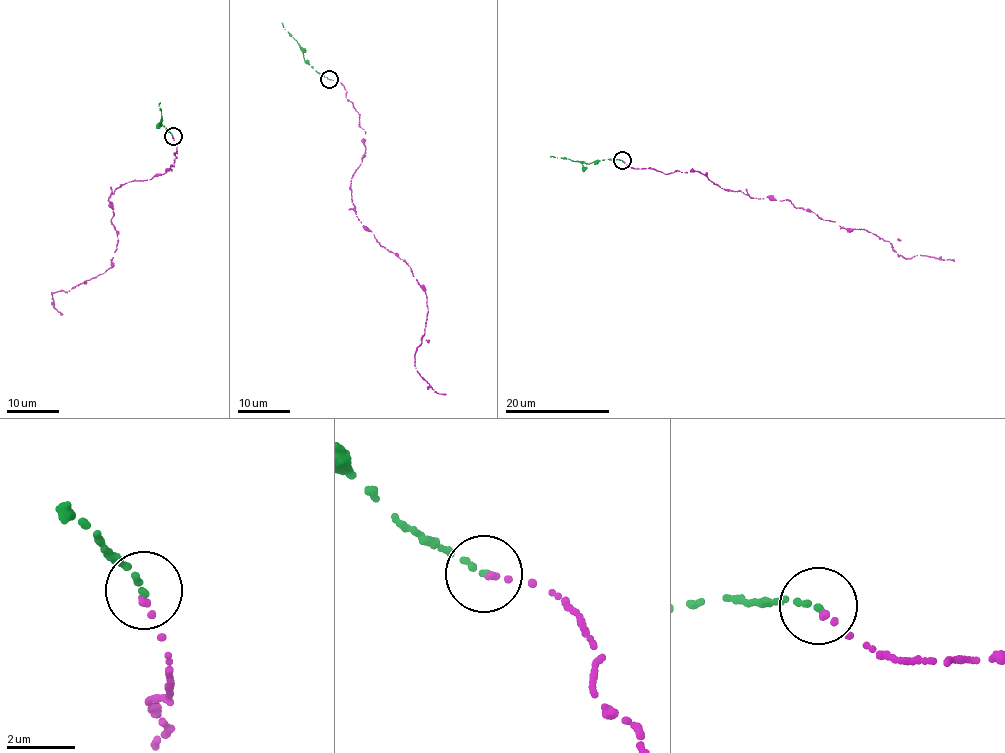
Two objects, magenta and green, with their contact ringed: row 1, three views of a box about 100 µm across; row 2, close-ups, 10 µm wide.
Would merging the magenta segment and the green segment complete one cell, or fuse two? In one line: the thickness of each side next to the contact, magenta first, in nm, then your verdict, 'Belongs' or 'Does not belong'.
Thickness 140 nm (magenta) against 170 nm. Belongs

